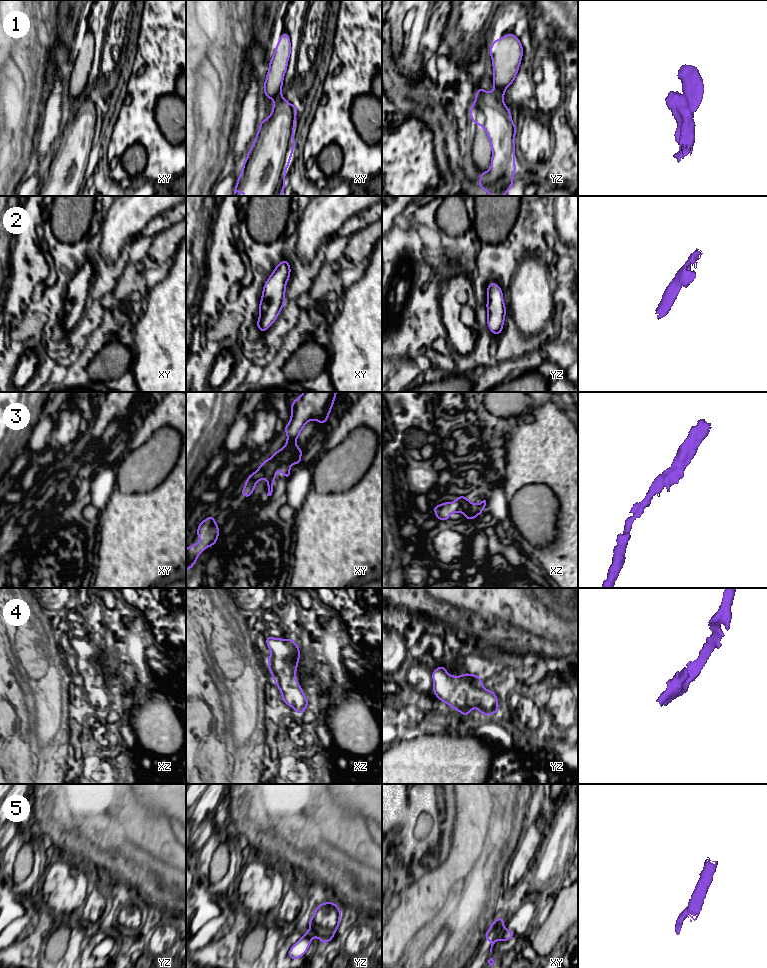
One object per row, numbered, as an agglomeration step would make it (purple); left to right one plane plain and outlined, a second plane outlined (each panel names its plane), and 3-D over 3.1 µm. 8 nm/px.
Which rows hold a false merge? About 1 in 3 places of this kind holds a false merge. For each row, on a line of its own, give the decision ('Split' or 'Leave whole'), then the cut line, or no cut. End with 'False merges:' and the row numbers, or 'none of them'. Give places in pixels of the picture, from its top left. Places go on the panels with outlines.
1: Split. Split along yz (495, 90), (502, 96)
2: Leave whole. No split
3: Leave whole. No split
4: Leave whole. No split
5: Split. Split along xy (503, 929), (499, 937)
False merges: 1, 5

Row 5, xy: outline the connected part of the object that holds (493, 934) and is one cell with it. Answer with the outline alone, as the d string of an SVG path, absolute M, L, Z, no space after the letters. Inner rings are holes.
M497 917L496 920L494 922L492 922L488 931L485 933L484 940L488 939L491 942L491 948L490 948L491 953L492 953L493 945L500 938L505 921L506 921L506 919Z

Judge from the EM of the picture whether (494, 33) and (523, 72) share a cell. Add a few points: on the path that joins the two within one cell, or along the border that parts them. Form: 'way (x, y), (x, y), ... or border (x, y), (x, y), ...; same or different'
way (504, 43), (512, 51), (513, 62); same

